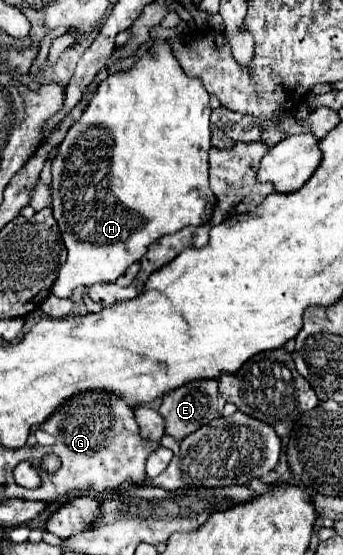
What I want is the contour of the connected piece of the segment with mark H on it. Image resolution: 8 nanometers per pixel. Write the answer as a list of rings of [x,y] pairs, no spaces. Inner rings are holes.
[[[153,41],[151,49],[147,55],[143,55],[129,71],[125,73],[115,73],[109,75],[105,81],[99,83],[91,103],[87,105],[87,109],[83,111],[81,119],[75,121],[71,125],[71,129],[67,131],[61,147],[59,147],[59,155],[53,161],[53,183],[51,183],[51,195],[53,195],[53,215],[59,223],[65,247],[67,247],[67,261],[61,265],[59,277],[51,289],[53,295],[57,297],[71,297],[71,291],[79,285],[87,287],[87,285],[95,285],[95,283],[113,283],[121,273],[127,271],[127,267],[135,261],[139,261],[151,243],[155,243],[157,239],[177,233],[187,225],[203,225],[207,223],[207,191],[209,191],[209,179],[207,179],[207,169],[209,169],[209,149],[211,149],[211,123],[209,123],[209,115],[211,115],[211,107],[209,107],[209,93],[203,89],[203,83],[195,77],[187,77],[183,73],[183,69],[179,67],[179,63],[175,61],[171,47],[167,45],[167,41]]]

